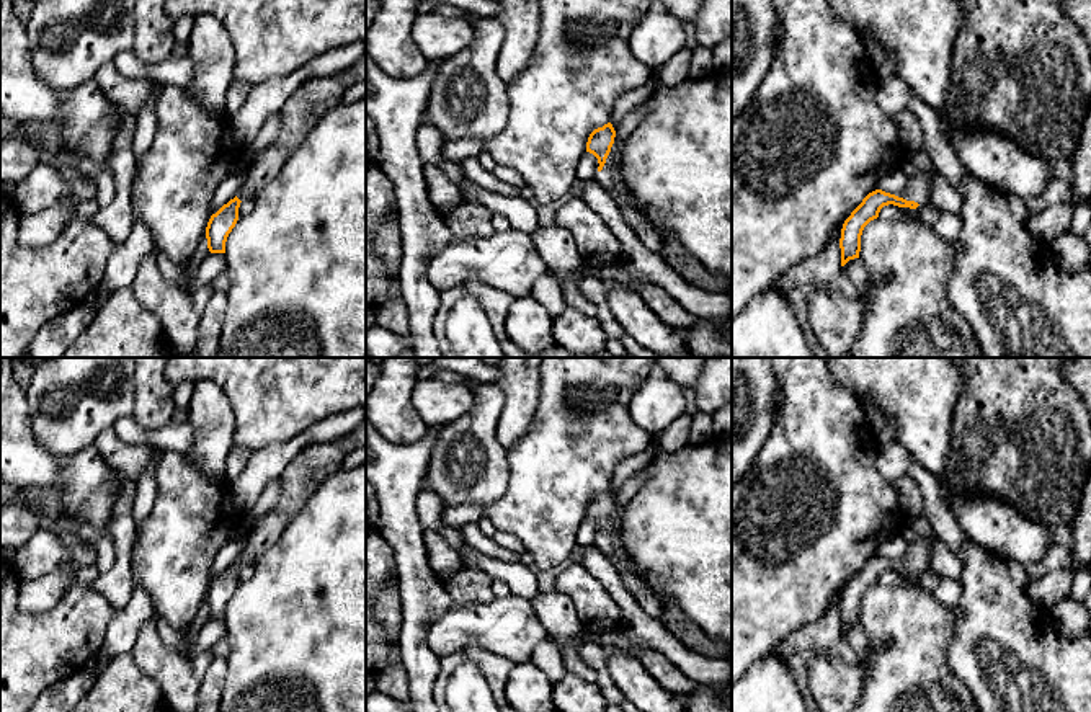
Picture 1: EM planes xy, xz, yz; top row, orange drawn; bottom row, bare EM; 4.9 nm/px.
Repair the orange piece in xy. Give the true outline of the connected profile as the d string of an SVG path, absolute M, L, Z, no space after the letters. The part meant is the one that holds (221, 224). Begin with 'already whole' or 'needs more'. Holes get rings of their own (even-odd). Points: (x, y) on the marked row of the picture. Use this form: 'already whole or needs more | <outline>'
needs more | M366 54L361 56L348 69L332 73L328 77L305 80L284 103L281 109L281 131L273 144L269 144L258 155L248 155L248 168L245 181L242 183L237 196L224 204L216 214L211 216L206 227L207 248L211 253L225 253L225 242L238 220L238 207L245 199L255 199L283 170L286 162L294 155L314 127L322 118L343 101L343 95L359 82L366 80Z

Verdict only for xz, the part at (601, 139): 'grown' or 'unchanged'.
grown

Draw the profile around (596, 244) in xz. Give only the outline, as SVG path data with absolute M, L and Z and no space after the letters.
M581 198L567 201L557 211L555 225L573 235L585 265L591 268L621 265L624 251L619 240Z

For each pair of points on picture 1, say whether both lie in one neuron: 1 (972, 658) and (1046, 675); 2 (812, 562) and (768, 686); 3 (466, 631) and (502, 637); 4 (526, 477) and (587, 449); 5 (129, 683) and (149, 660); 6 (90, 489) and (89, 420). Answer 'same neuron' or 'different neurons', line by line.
1: same neuron
2: different neurons
3: same neuron
4: same neuron
5: different neurons
6: different neurons

